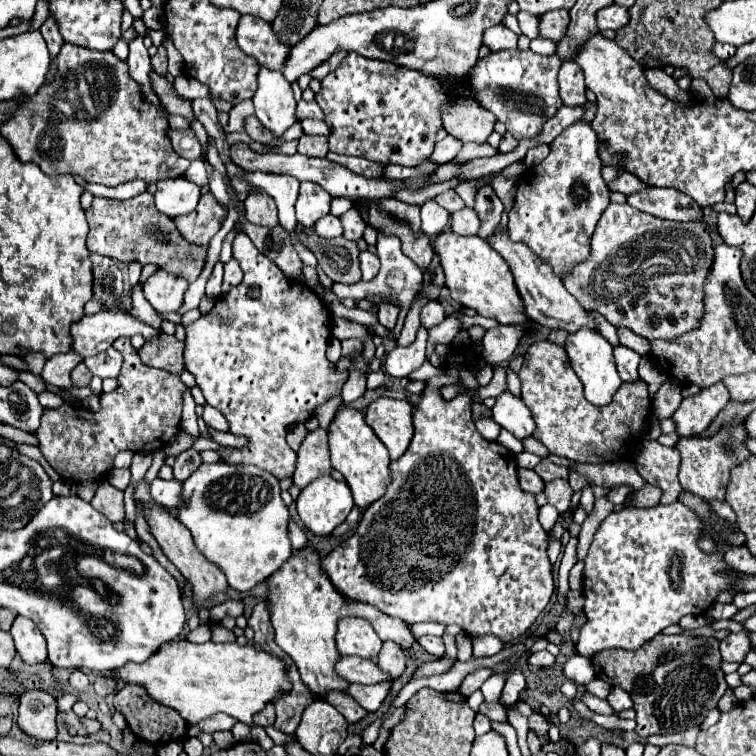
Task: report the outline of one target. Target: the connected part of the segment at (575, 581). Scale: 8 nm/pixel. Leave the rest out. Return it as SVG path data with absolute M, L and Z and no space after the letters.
M577 562L569 574L569 586L571 590L581 590L583 588L584 563Z

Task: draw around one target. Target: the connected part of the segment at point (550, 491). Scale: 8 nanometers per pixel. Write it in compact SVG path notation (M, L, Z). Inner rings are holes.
M551 480L545 484L545 496L547 496L547 502L553 504L559 512L565 512L569 510L573 490L565 480Z

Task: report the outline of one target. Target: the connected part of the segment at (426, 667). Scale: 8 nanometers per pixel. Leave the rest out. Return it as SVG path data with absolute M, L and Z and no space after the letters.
M443 656L441 660L437 658L437 660L431 660L431 662L423 662L423 664L419 664L419 666L415 668L413 678L427 678L427 676L443 674L443 672L447 672L447 670L451 668L451 664L453 664L453 660L447 658L447 656Z

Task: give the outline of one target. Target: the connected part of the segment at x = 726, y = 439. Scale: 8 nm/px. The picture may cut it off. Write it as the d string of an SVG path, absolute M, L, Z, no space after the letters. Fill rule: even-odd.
M725 424L719 428L717 434L709 436L709 438L701 438L701 436L689 436L689 438L679 438L679 442L675 444L675 448L681 454L681 466L679 466L679 482L683 486L683 490L701 496L703 500L717 500L717 502L725 502L725 488L727 488L727 480L731 478L731 470L735 466L739 466L741 462L745 462L749 456L753 456L745 442L747 442L749 434L745 430L745 424Z

